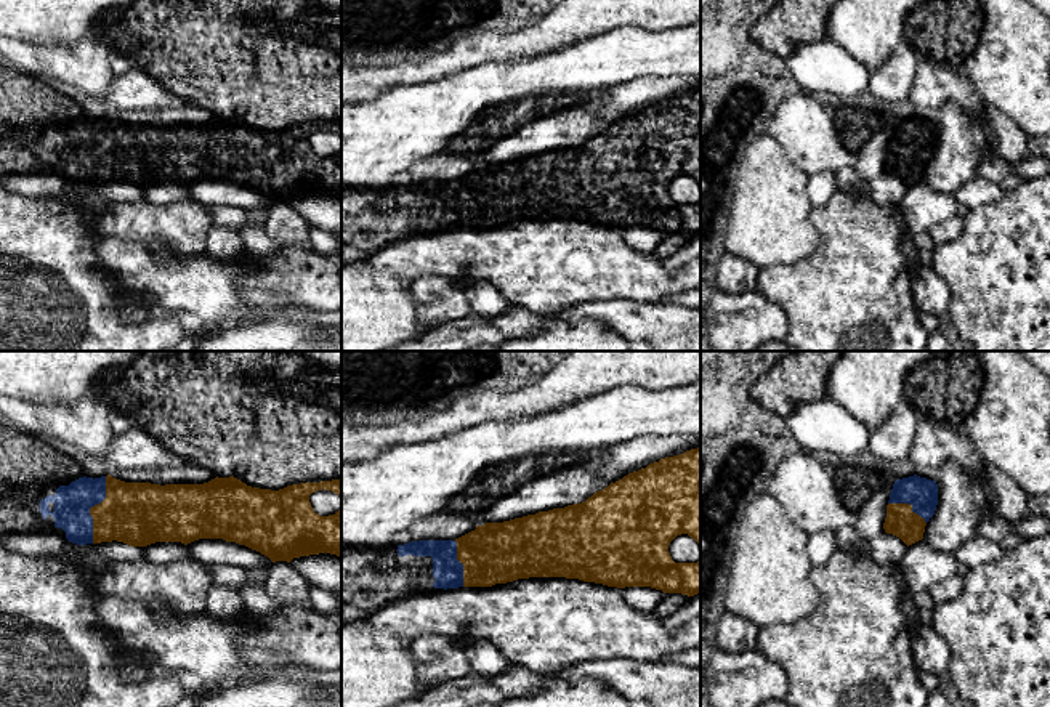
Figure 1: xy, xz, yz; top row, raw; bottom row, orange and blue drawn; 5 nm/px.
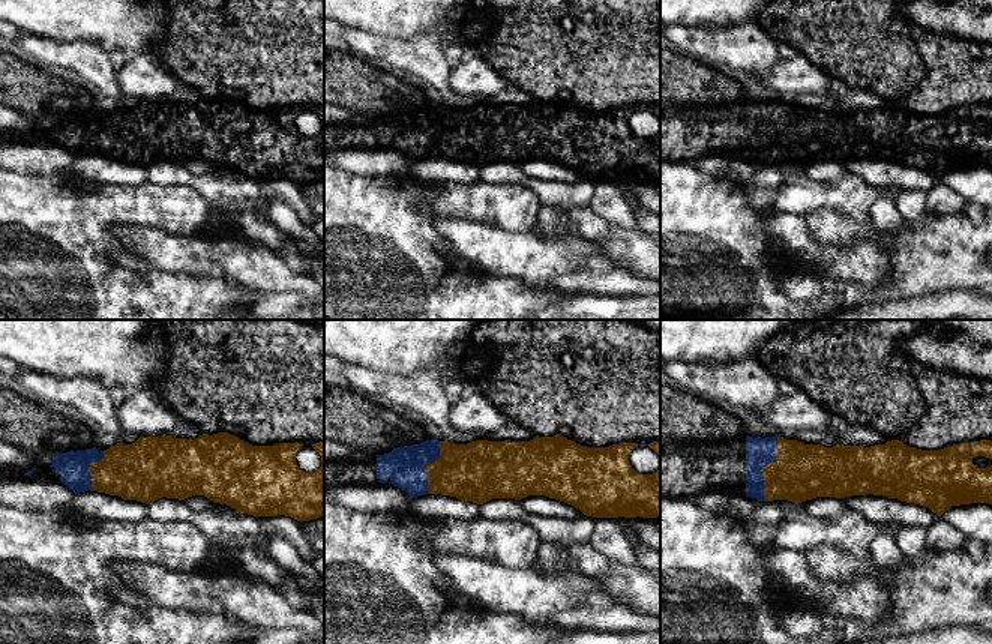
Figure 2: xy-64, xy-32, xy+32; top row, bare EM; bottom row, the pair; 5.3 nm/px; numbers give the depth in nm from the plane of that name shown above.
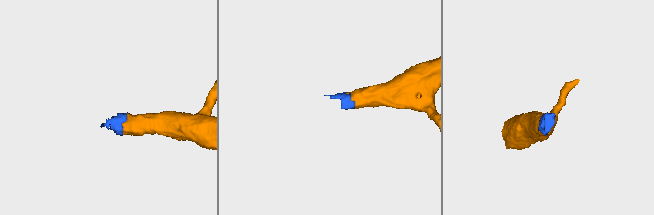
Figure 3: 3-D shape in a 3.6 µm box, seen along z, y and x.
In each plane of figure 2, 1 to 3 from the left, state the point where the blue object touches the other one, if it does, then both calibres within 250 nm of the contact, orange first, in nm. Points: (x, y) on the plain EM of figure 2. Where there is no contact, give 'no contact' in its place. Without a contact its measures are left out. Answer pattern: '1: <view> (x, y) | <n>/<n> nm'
1: xy-64 (89, 134) | 300/160 nm
2: xy-32 (426, 129) | 300/200 nm
3: xy+32 (767, 129) | 300/160 nm

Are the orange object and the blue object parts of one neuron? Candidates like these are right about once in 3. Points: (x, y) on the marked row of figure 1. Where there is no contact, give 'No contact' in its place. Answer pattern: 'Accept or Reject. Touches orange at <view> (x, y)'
Accept. Touches orange at xy (90, 509)

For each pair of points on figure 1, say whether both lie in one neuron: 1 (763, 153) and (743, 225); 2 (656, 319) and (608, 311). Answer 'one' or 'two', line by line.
1: one
2: one

